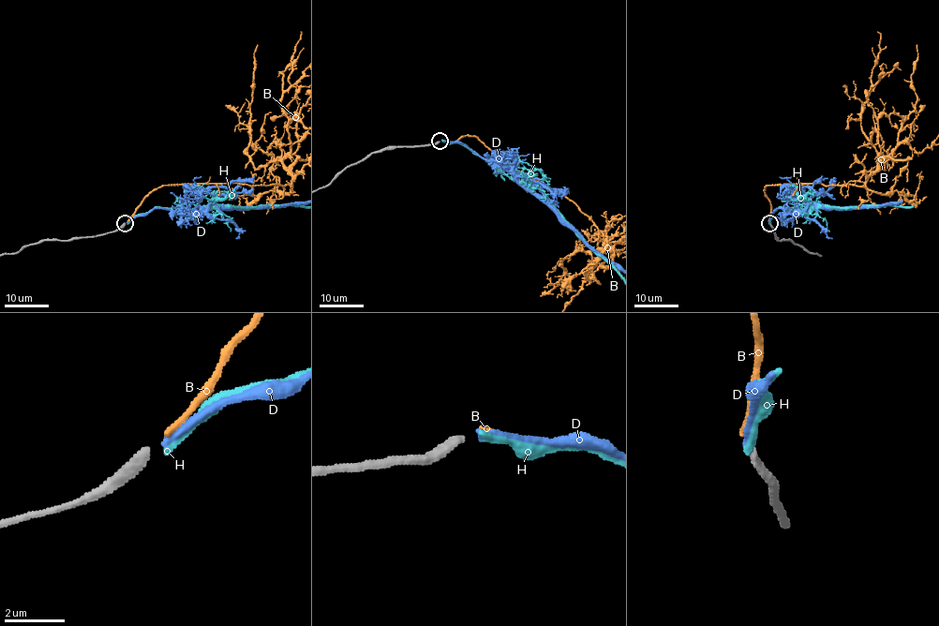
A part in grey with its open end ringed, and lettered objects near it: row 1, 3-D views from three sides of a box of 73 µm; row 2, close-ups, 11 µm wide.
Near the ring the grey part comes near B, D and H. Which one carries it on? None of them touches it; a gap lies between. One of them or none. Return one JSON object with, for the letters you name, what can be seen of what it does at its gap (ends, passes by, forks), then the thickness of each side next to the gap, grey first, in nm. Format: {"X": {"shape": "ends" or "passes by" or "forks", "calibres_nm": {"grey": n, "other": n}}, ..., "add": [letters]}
{"D": {"shape": "ends", "calibres_nm": {"grey": 280, "other": 280}}, "add": ["D"]}

